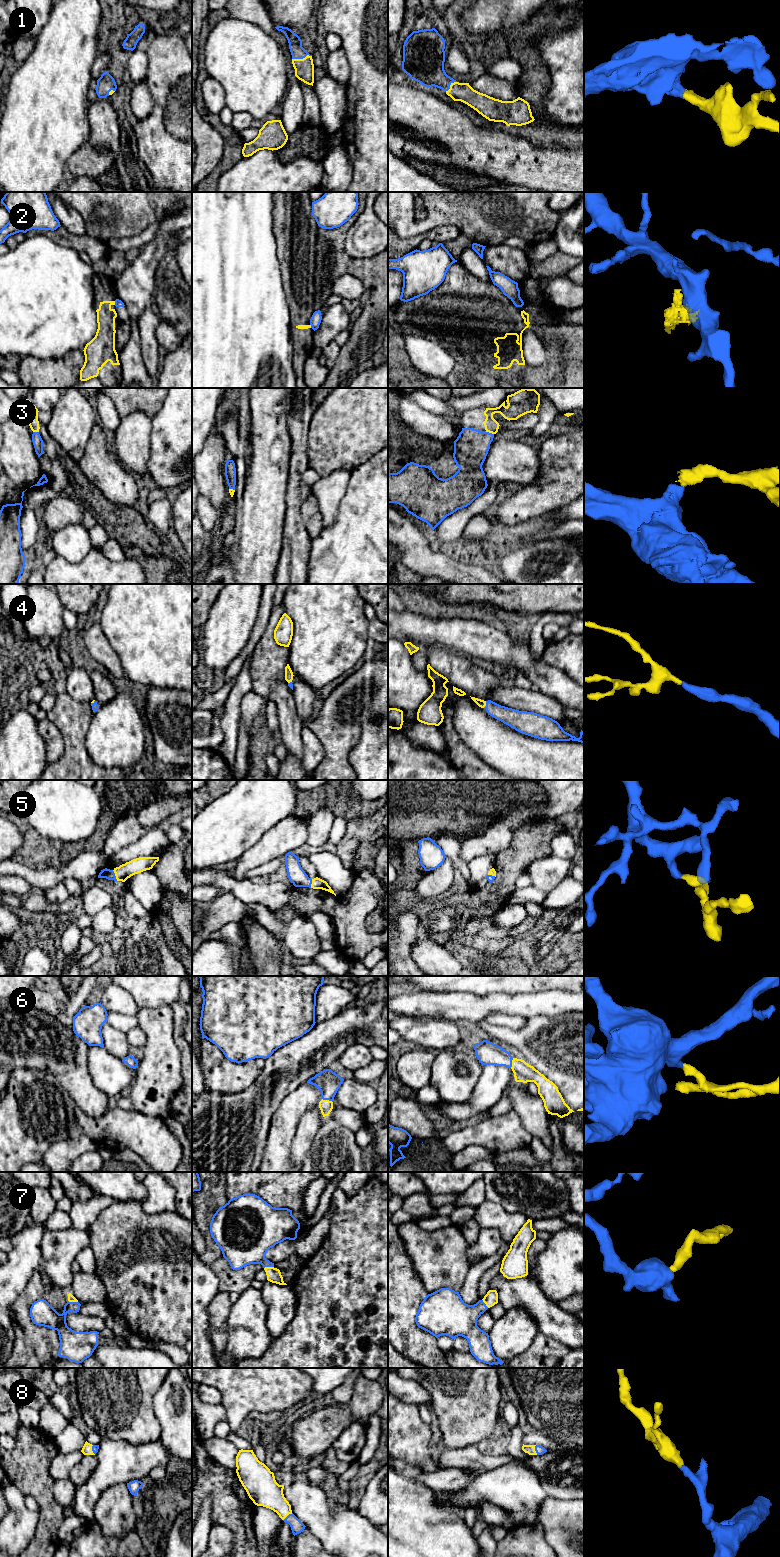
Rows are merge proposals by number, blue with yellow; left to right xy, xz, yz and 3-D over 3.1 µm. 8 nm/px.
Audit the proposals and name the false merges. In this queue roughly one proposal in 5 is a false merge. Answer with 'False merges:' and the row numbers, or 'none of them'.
False merges: 2

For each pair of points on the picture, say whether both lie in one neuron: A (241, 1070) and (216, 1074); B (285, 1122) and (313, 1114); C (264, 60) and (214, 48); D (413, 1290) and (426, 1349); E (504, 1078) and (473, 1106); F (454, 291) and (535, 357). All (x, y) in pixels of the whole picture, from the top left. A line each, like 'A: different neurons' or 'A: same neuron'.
A: same neuron
B: different neurons
C: same neuron
D: same neuron
E: same neuron
F: different neurons

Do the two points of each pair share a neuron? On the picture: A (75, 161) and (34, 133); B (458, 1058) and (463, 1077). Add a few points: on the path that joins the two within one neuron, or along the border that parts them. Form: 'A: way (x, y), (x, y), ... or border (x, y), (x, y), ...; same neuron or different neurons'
A: border (87, 141), (71, 155), (65, 166); different neurons
B: way (458, 1063), (458, 1072); same neuron

